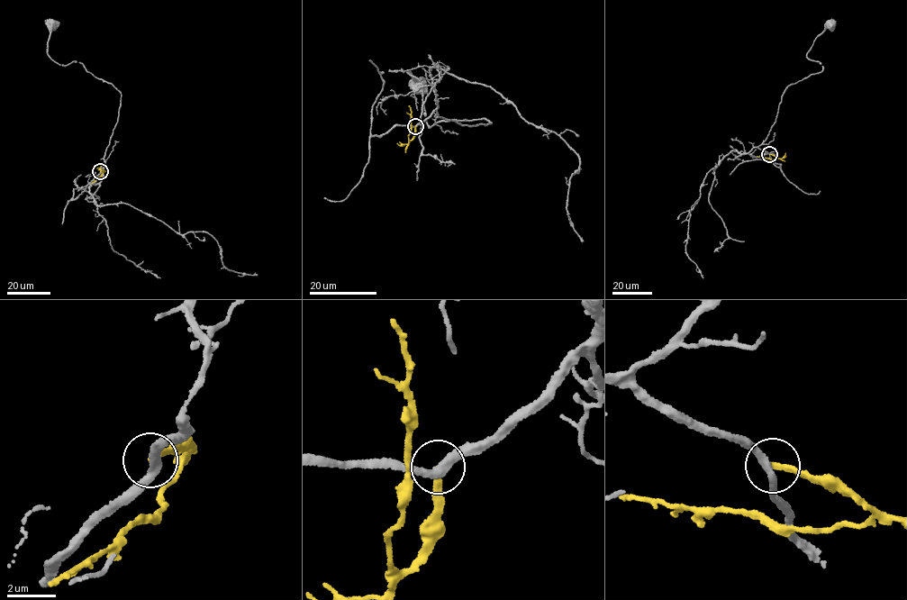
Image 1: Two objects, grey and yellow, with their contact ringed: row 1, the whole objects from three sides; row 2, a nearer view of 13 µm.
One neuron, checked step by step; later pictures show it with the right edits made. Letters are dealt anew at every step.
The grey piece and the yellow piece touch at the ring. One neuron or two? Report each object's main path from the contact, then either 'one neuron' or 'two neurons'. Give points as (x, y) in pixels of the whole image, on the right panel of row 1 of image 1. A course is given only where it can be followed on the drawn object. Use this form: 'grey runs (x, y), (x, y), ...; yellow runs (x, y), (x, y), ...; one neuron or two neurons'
grey runs (769, 154), (758, 146), (775, 120), (782, 95), (791, 85), (821, 71), (820, 64), (806, 54), (830, 23); yellow runs (769, 154), (777, 158), (757, 157); two neurons

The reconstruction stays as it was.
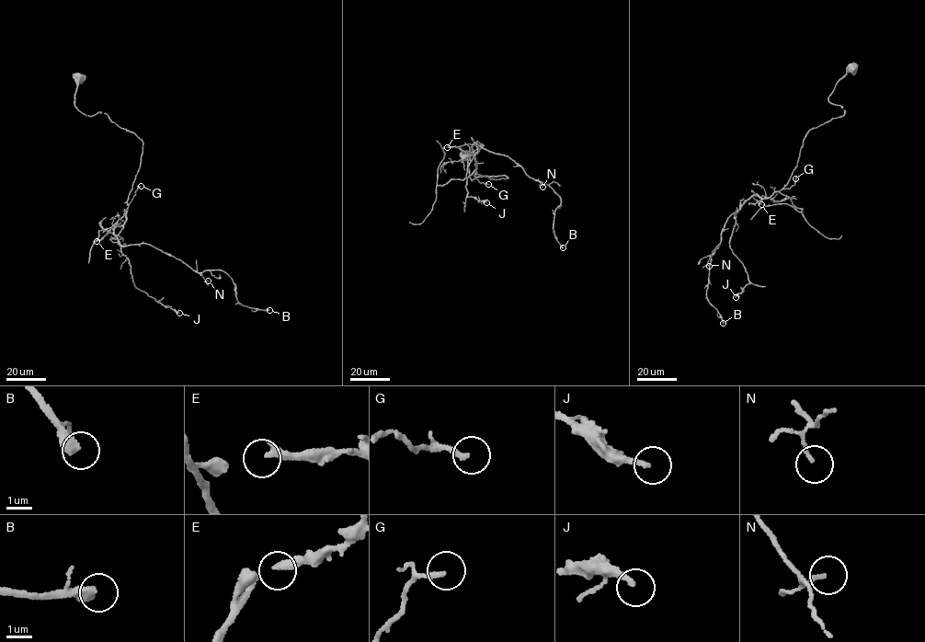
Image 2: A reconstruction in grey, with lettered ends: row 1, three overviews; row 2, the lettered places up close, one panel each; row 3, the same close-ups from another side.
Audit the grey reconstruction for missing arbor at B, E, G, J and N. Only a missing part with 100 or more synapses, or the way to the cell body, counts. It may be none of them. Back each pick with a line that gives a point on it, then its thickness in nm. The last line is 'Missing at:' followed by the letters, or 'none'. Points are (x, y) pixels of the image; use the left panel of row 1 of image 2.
B: (269, 310) | 460 nm
Missing at: B

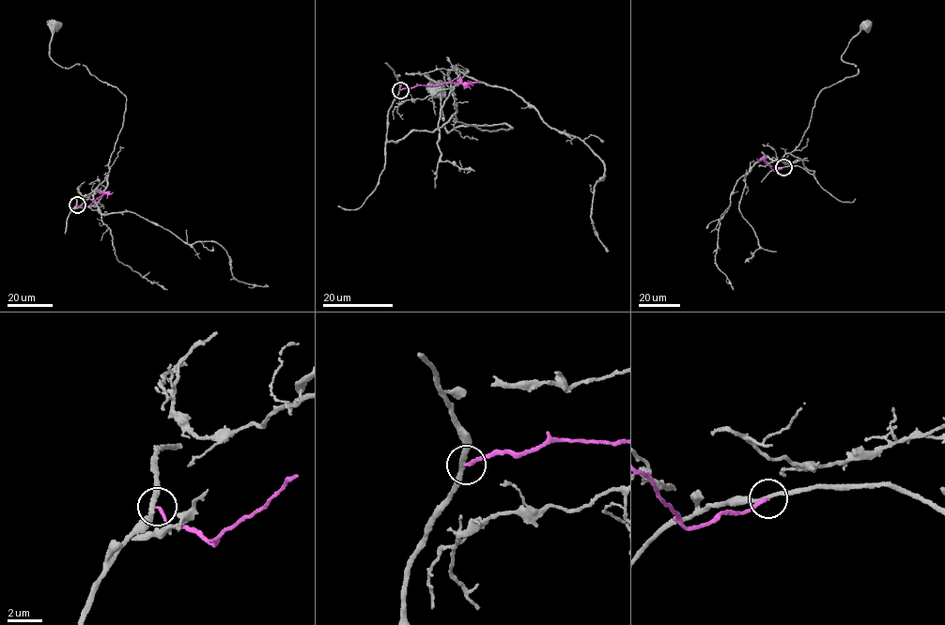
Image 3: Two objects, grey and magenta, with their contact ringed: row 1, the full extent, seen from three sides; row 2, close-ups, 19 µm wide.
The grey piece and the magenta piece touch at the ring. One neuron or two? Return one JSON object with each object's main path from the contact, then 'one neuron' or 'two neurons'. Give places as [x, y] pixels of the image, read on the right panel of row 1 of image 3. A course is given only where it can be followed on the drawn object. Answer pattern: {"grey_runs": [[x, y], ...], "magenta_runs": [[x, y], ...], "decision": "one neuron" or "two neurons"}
{"grey_runs": [[783, 167], [797, 166], [813, 175], [791, 153], [809, 125], [821, 91], [859, 71], [841, 56], [866, 24]], "magenta_runs": [[783, 167], [773, 171], [763, 160], [756, 158]], "decision": "two neurons"}

